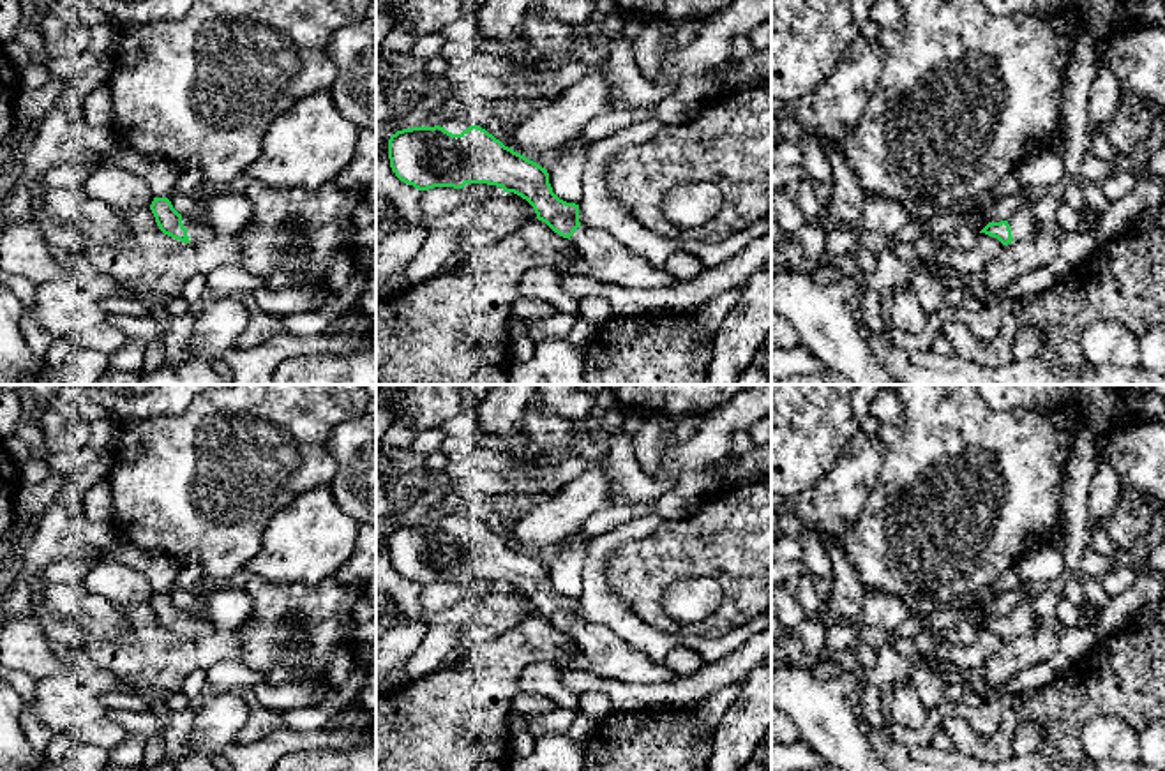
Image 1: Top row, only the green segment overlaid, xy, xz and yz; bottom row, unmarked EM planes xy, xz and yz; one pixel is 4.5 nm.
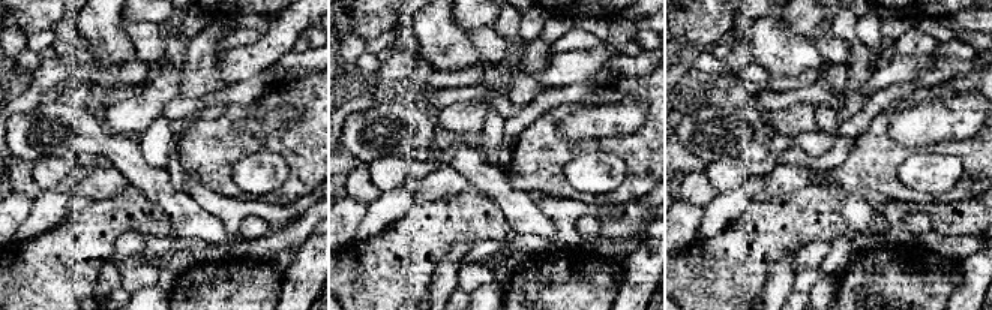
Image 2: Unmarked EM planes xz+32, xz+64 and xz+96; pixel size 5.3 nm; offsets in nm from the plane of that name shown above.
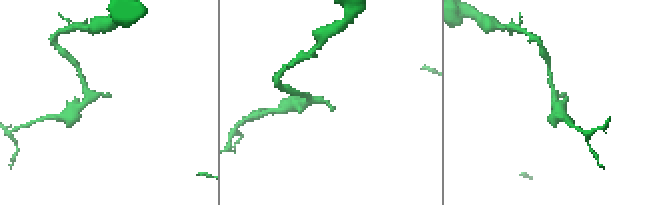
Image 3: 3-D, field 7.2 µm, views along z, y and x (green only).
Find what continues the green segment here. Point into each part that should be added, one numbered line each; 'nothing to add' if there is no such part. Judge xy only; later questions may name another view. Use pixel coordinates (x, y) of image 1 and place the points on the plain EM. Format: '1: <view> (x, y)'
1: xy (198, 625)

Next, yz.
1: yz (1024, 616)

